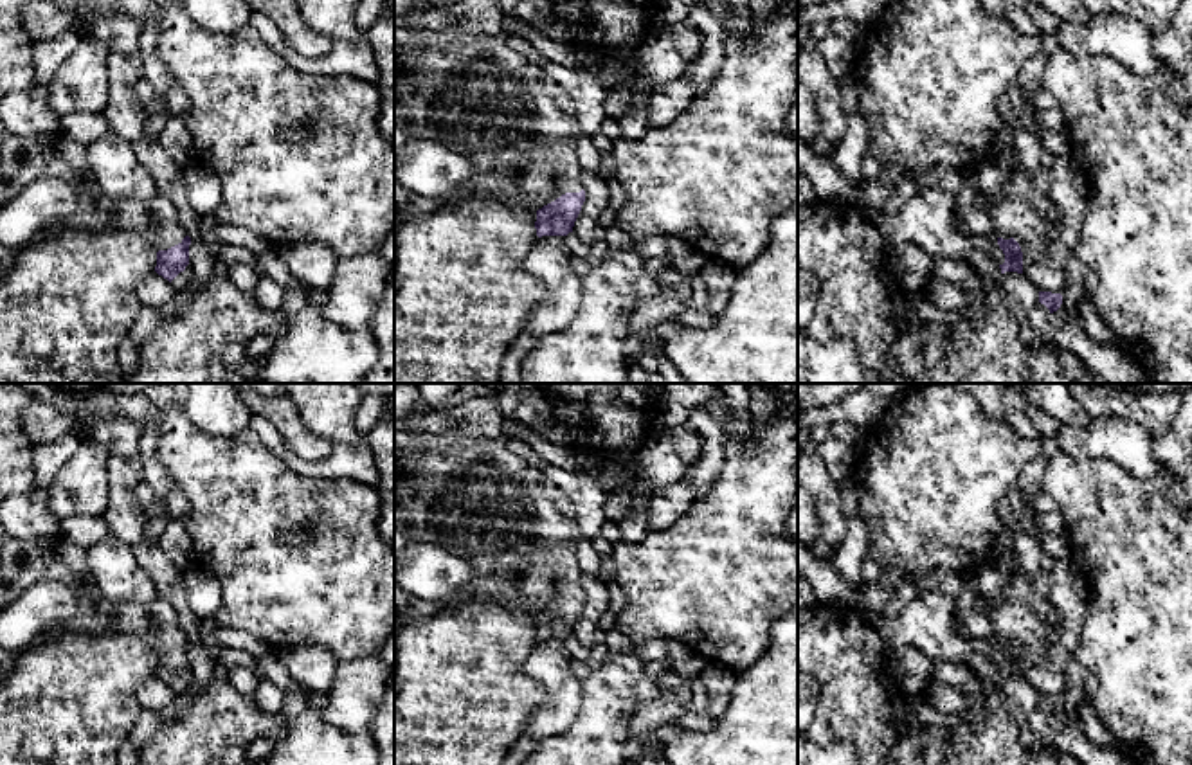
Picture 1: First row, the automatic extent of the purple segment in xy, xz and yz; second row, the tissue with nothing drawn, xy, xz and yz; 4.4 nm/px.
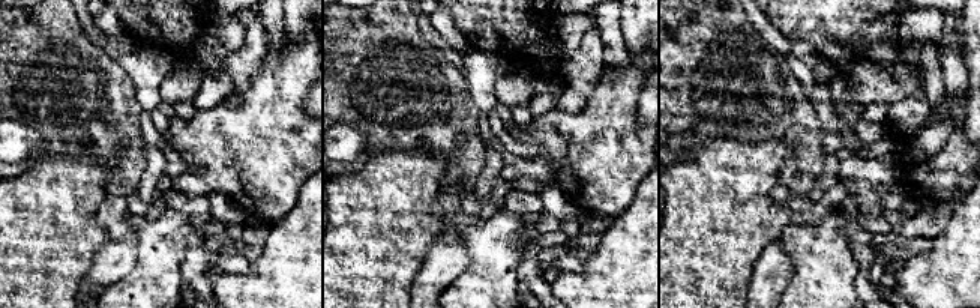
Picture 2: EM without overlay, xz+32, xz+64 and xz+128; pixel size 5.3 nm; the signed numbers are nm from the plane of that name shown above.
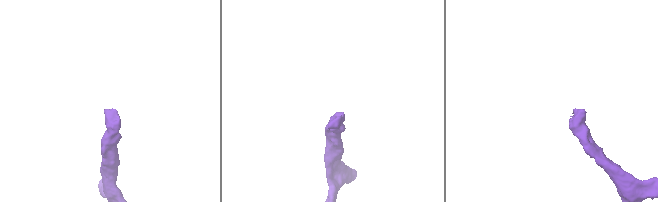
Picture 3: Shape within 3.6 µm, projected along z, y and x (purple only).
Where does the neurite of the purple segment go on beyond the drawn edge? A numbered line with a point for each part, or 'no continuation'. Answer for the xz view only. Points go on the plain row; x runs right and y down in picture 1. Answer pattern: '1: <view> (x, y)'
1: xz (461, 488)

